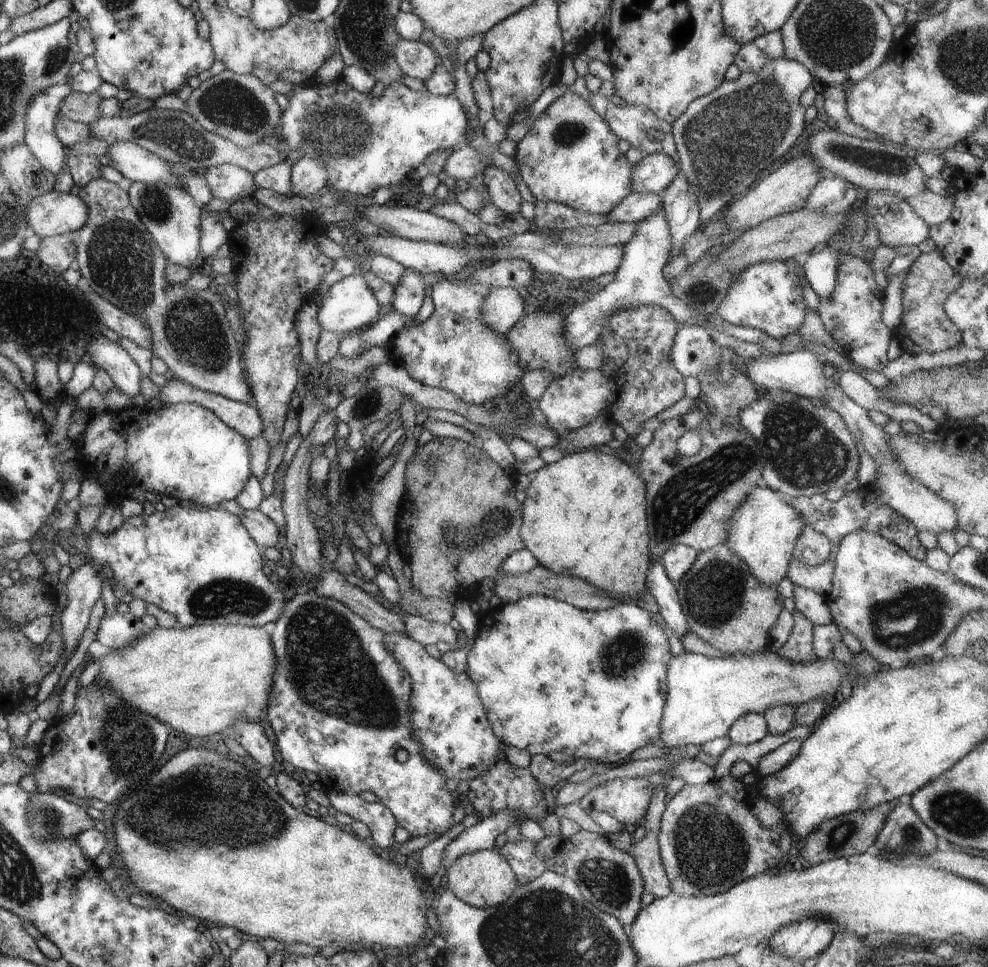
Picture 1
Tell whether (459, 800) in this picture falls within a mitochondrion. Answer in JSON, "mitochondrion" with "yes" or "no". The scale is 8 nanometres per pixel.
{"mitochondrion":"no"}

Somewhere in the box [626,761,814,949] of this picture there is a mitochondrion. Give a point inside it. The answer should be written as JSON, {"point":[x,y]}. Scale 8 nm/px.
{"point":[710,846]}

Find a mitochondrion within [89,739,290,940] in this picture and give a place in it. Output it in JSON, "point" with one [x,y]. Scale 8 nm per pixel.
{"point":[151,826]}

